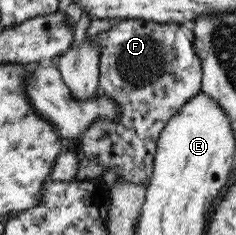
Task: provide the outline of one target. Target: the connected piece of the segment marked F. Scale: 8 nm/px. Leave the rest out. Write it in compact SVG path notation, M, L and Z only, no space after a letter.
M121 19L115 20L111 29L88 39L100 45L100 76L96 93L112 97L116 103L120 103L120 114L116 122L103 122L99 118L94 120L94 124L82 134L78 151L86 159L100 159L98 163L104 167L104 171L114 171L116 181L146 184L152 176L156 144L162 129L184 104L203 92L202 64L193 45L194 31L190 29L190 24Z

